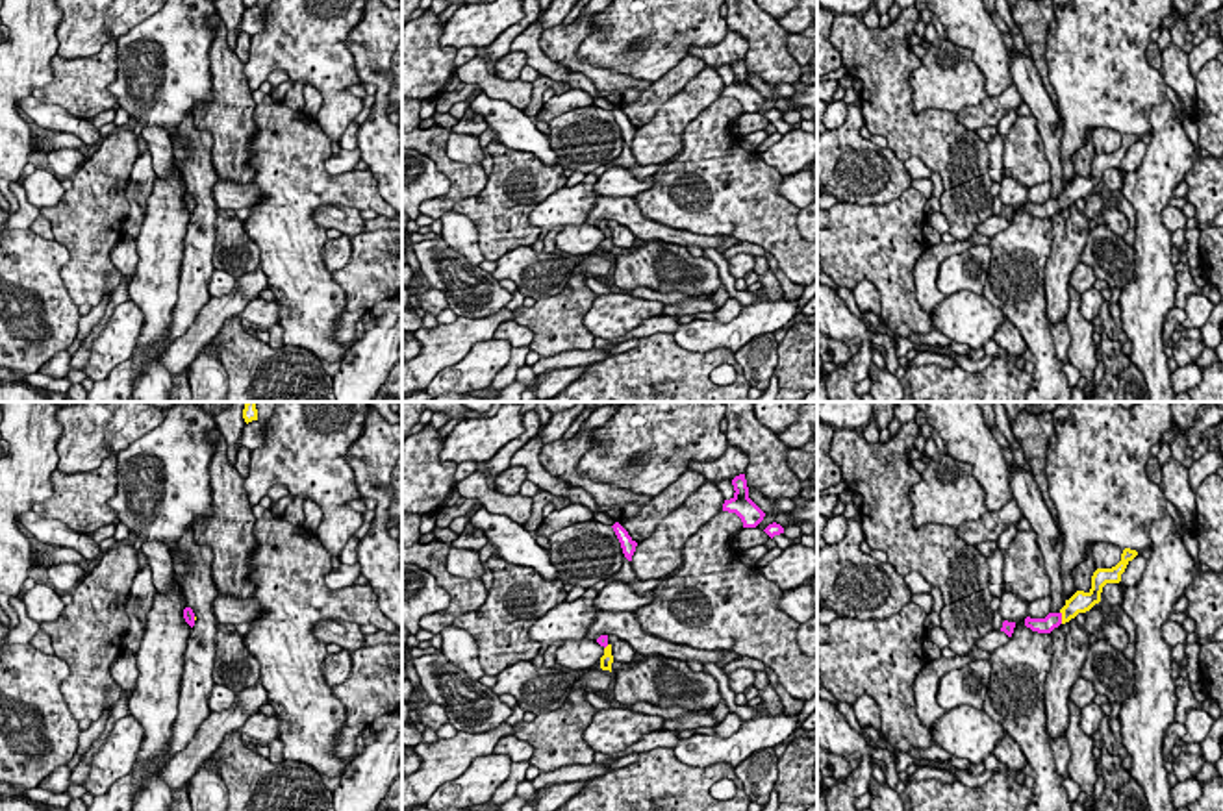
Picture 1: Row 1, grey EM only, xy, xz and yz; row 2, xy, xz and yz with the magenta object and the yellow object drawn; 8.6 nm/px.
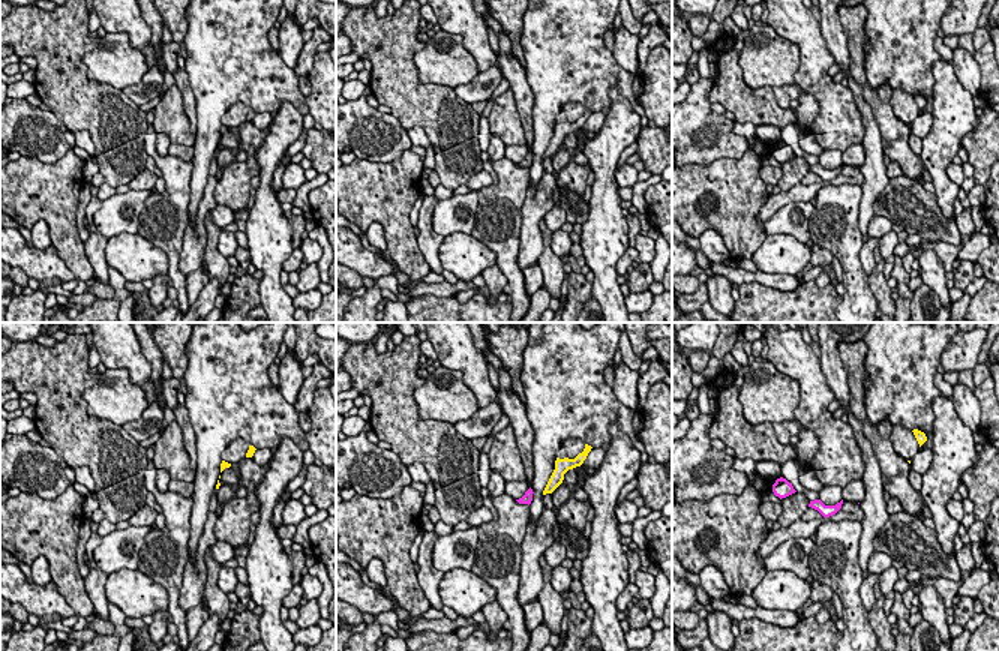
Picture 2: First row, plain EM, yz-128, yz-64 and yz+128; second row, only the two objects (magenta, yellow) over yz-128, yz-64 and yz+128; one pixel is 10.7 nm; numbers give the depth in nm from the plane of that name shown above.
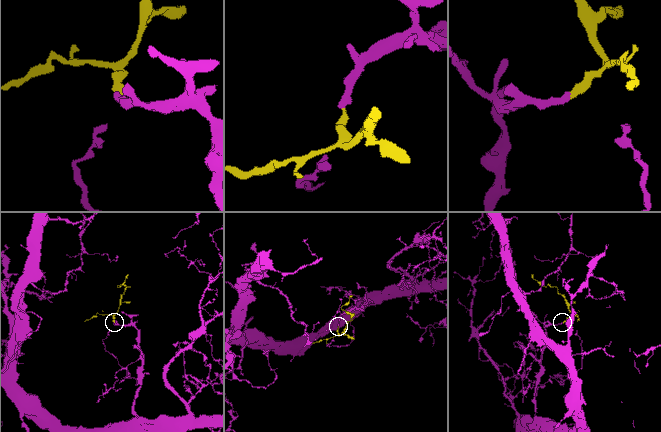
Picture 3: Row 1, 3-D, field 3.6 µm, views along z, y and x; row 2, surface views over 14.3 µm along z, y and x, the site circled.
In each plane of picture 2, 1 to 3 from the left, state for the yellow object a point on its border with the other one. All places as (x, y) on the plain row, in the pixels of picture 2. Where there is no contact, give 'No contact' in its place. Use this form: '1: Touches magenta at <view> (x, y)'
1: No contact
2: No contact
3: No contact

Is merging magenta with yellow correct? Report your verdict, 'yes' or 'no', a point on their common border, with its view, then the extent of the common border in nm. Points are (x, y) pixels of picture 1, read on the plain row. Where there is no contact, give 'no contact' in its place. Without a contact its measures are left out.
yes; contact yz (1060, 202); length 110 nm

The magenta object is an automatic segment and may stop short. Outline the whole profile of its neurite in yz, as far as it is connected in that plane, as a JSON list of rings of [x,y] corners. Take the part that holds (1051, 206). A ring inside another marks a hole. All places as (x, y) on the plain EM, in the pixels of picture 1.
[[[1125,133],[1121,146],[1112,154],[1097,154],[1091,161],[1091,174],[1088,178],[1077,176],[1058,198],[1049,198],[1045,204],[1025,204],[1025,211],[1038,218],[1051,218],[1060,209],[1069,207],[1078,198],[1090,196],[1101,187],[1101,178],[1106,168],[1119,168],[1127,150],[1138,141],[1136,135]]]

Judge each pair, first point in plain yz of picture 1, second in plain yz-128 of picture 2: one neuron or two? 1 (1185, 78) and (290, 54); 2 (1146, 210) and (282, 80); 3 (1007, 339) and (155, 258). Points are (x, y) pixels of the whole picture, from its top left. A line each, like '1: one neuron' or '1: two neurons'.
1: one neuron
2: two neurons
3: two neurons

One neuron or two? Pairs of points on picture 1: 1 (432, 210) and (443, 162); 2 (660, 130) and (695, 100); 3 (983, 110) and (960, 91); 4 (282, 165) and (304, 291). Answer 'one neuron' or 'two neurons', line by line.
1: one neuron
2: one neuron
3: two neurons
4: one neuron

